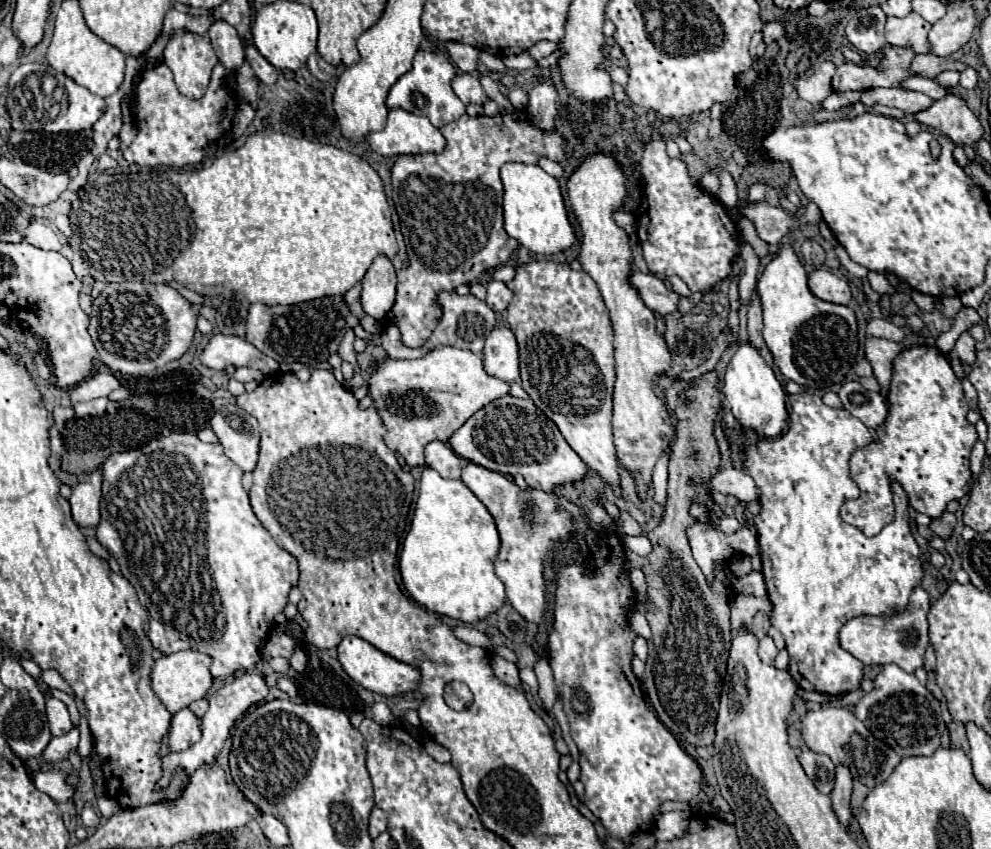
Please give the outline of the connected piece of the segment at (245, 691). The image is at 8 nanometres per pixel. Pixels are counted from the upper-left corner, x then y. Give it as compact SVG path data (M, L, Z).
M242 673L240 677L232 677L230 681L226 681L226 683L224 683L214 695L210 695L210 699L208 699L208 701L210 701L210 707L208 707L206 715L202 717L202 739L200 739L194 747L186 749L184 753L166 753L166 755L164 755L164 751L160 751L162 777L160 777L160 781L154 785L154 789L156 789L156 791L166 789L178 769L182 769L182 771L186 771L188 775L192 775L198 767L214 763L214 759L216 759L216 755L220 753L224 741L230 737L230 729L234 727L236 719L242 717L242 715L248 711L248 707L263 702L264 699L266 699L266 695L268 695L268 685L266 685L266 681L264 681L262 677L258 677L258 675Z

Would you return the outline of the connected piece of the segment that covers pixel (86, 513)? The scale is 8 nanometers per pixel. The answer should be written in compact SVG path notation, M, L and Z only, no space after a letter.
M94 471L74 487L70 507L78 527L96 527L100 523L100 485L102 473Z

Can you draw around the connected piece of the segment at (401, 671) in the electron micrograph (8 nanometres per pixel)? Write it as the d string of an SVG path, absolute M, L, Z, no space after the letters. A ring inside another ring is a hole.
M344 637L342 643L338 645L338 659L340 659L344 671L358 685L362 685L364 689L374 691L378 695L384 695L384 697L394 697L394 695L404 695L408 691L414 691L422 677L416 667L382 653L380 649L376 649L374 645L370 645L368 641L364 641L360 637Z

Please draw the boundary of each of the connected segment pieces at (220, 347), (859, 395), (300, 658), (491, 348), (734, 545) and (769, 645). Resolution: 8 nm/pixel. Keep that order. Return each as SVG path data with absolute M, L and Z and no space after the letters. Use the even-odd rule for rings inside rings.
M222 333L212 335L212 339L200 355L200 361L212 369L226 369L234 365L252 367L262 371L264 375L278 373L278 363L272 357L262 355L262 351L258 351L252 343L246 343L246 339L228 337Z
M844 383L840 389L840 399L844 409L858 417L868 429L876 429L884 423L888 415L888 403L880 393L872 393L864 389L860 383Z
M296 649L296 651L292 653L292 657L290 657L290 667L292 667L292 669L296 669L298 673L302 673L302 671L306 669L306 665L308 665L306 653L304 653L302 649Z
M506 325L494 327L492 333L486 337L484 369L488 375L498 377L502 381L508 381L508 383L520 381L518 343L510 327Z
M698 521L688 529L688 541L692 545L696 563L708 579L712 579L712 571L720 561L732 559L736 555L758 555L758 539L746 527L726 535Z
M768 636L759 643L758 655L760 655L760 659L766 665L774 665L774 659L778 655L778 649L776 649L776 645L774 645L771 637Z

